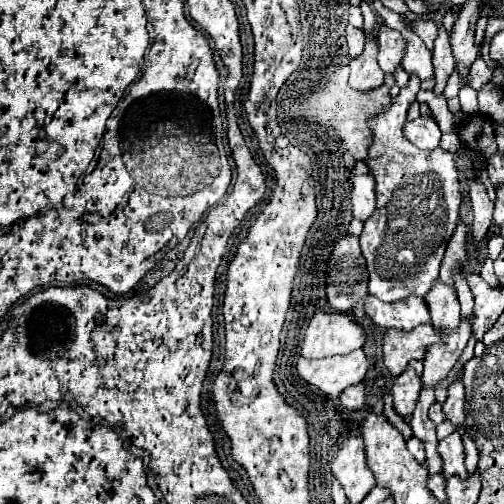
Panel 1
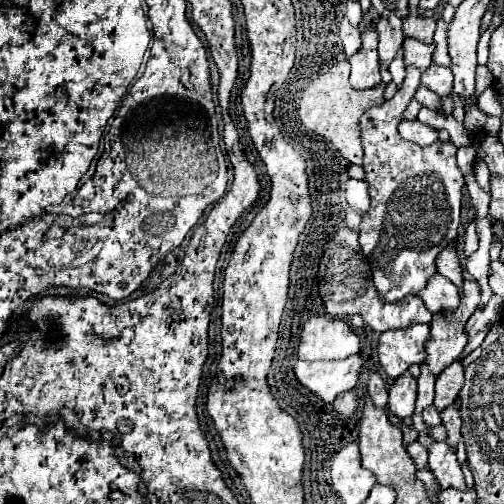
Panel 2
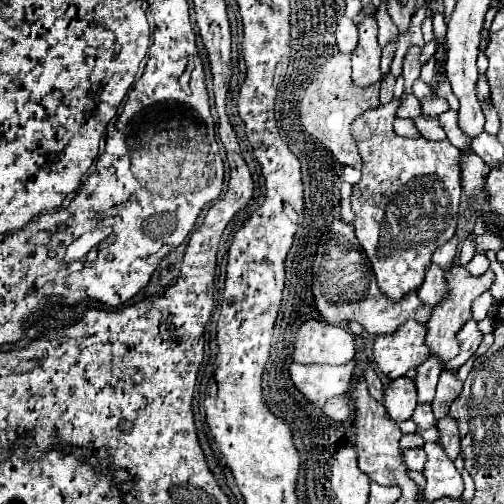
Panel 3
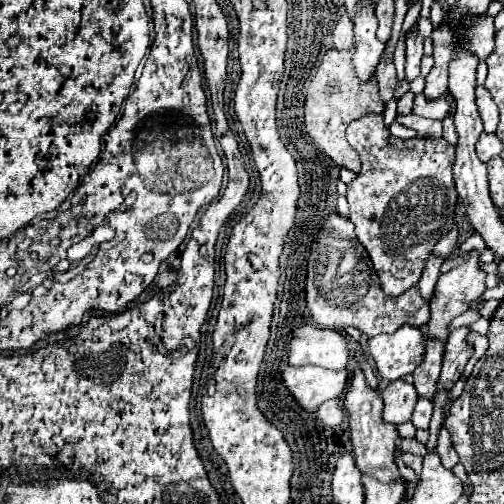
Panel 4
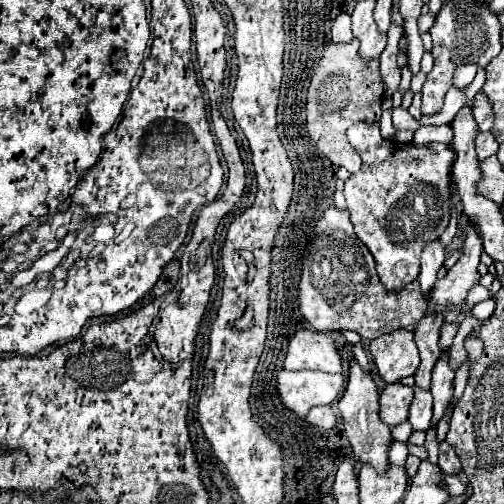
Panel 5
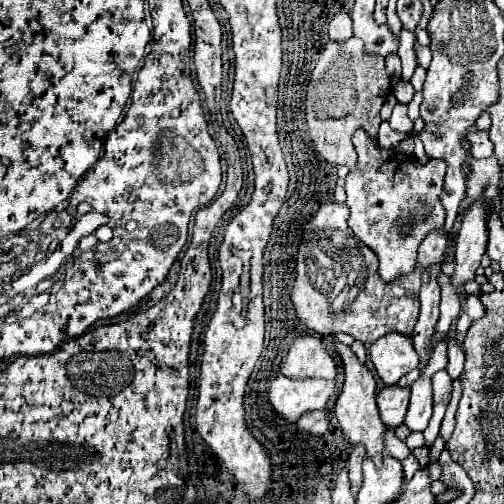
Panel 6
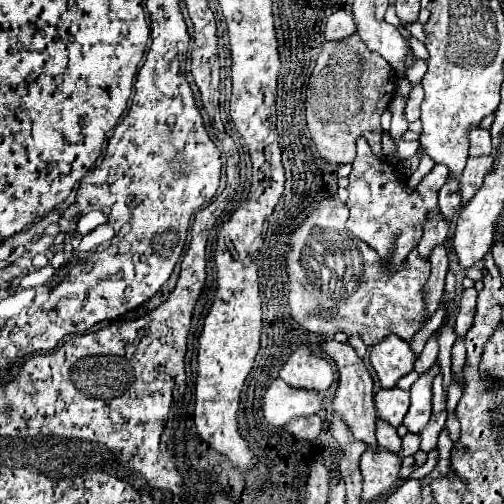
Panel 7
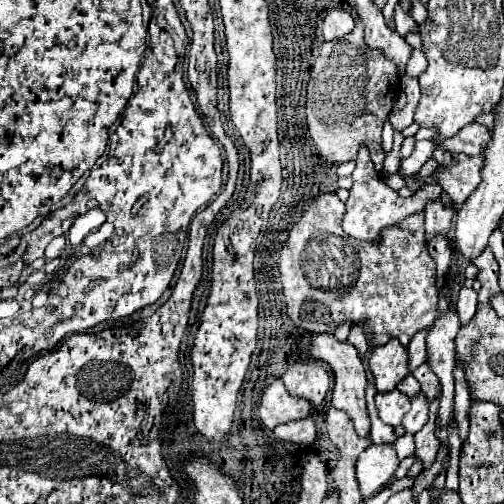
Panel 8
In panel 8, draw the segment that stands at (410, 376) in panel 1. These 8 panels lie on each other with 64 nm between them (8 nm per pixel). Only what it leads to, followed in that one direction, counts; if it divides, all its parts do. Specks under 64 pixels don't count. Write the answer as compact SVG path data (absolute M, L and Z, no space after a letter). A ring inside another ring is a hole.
M390 390L390 392L378 392L376 394L376 408L380 412L380 418L390 424L398 426L404 418L404 414L410 410L410 398L400 392L400 390Z

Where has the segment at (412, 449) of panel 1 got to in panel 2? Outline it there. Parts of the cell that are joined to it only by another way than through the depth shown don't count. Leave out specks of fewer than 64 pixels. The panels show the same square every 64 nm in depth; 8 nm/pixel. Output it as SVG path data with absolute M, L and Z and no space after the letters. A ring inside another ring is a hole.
M412 442L412 444L408 444L408 452L410 452L412 460L416 462L416 466L418 466L420 470L428 466L428 450L426 450L420 442Z

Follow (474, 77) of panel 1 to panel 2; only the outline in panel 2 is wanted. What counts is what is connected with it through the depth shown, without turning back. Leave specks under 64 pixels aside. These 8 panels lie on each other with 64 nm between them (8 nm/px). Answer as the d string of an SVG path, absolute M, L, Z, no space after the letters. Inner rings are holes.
M478 64L476 66L476 94L482 94L484 88L490 86L490 84L492 84L492 70Z

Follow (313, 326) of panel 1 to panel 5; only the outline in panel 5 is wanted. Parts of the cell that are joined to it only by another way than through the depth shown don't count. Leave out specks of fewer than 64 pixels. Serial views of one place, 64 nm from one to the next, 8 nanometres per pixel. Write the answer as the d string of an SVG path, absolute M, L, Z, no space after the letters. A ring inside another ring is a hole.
M302 328L290 340L284 368L286 370L312 368L322 372L340 372L342 356L336 348L336 340L330 334Z

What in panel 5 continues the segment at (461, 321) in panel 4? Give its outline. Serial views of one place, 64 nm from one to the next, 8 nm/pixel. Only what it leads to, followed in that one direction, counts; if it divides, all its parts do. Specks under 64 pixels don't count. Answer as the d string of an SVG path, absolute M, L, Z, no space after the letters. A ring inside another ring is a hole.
M450 322L450 324L442 324L442 332L440 332L440 346L442 346L442 350L446 350L448 346L450 346L450 342L454 340L454 336L456 336L456 332L458 332L458 322Z

